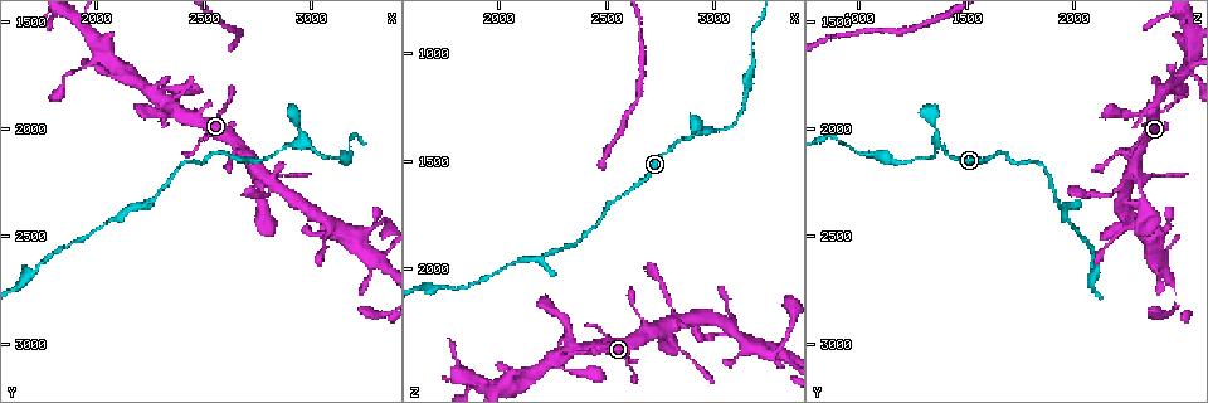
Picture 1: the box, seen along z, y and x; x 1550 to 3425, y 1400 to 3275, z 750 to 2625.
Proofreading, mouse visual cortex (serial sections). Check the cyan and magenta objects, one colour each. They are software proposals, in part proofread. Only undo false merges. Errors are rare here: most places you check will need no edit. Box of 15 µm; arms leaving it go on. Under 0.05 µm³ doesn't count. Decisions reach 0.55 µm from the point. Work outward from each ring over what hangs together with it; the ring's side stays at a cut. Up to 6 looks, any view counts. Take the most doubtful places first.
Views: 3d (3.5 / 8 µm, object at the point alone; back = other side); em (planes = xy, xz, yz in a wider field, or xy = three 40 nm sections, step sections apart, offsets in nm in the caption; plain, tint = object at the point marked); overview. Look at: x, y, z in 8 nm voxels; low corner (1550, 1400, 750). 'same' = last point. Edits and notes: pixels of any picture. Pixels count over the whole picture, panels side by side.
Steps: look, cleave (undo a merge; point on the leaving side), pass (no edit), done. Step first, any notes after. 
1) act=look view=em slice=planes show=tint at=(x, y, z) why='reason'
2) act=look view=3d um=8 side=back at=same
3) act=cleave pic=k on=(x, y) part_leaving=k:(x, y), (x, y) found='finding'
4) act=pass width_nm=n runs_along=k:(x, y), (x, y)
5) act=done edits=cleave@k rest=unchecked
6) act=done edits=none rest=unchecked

act=look view=3d um=3.5 side=back at=(3140, 2470, 2350)

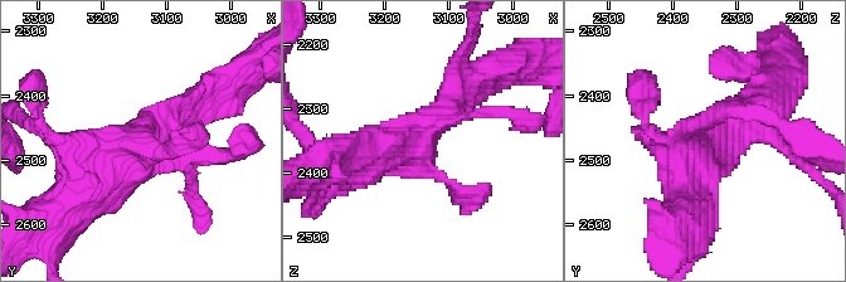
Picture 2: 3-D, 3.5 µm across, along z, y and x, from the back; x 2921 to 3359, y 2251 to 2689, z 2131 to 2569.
act=look view=em slice=xy step=3 show=plain at=(3145, 2480, 2340) why='now the EM'

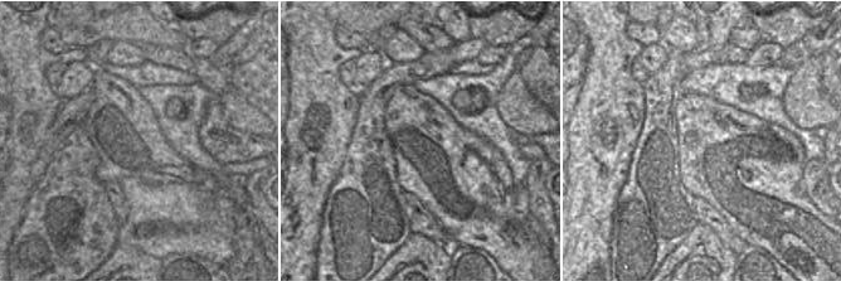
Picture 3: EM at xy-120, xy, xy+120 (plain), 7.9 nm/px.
act=look view=em slice=xy step=3 show=tint at=same why='where the object lies'

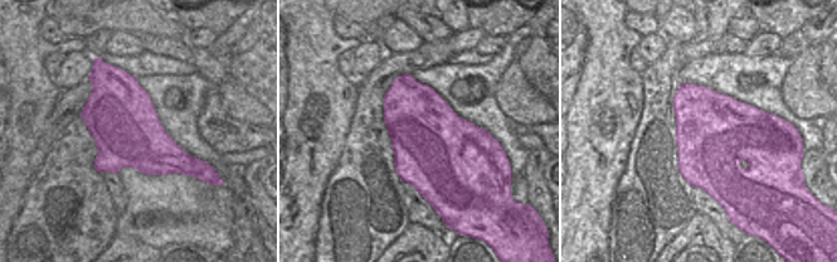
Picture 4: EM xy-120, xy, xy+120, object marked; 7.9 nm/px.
act=pass runs_along=2:(189, 106), (84, 203) found='continuous, no second cell'

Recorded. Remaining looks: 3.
act=look view=3d um=3.5 at=(2250, 1820, 2410) why='side arm on a straight run'

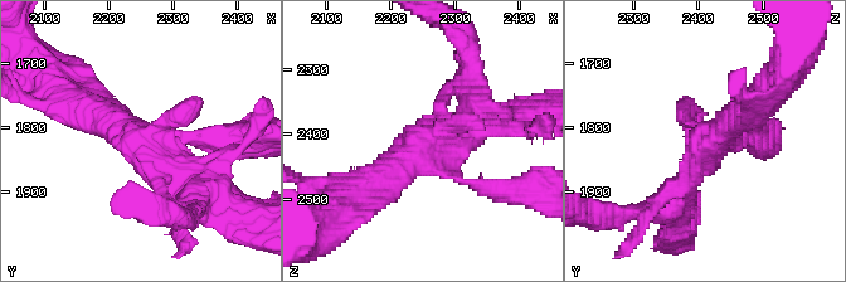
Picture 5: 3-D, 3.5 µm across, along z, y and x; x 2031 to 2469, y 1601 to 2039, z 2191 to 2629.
act=look view=em slice=xy step=3 show=tint at=(2255, 1830, 2415)

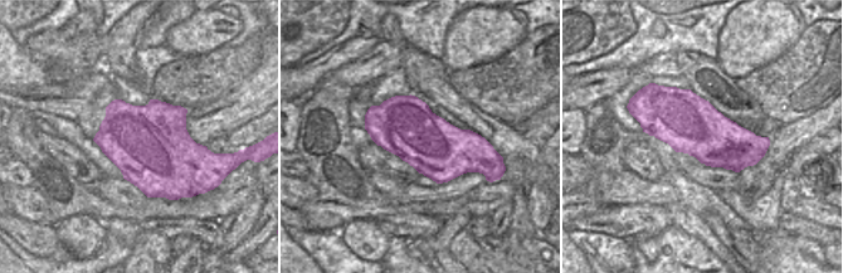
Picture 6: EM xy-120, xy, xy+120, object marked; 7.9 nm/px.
act=pass found='one cell here'

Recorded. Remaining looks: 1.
act=done edits=none rest=unchecked

